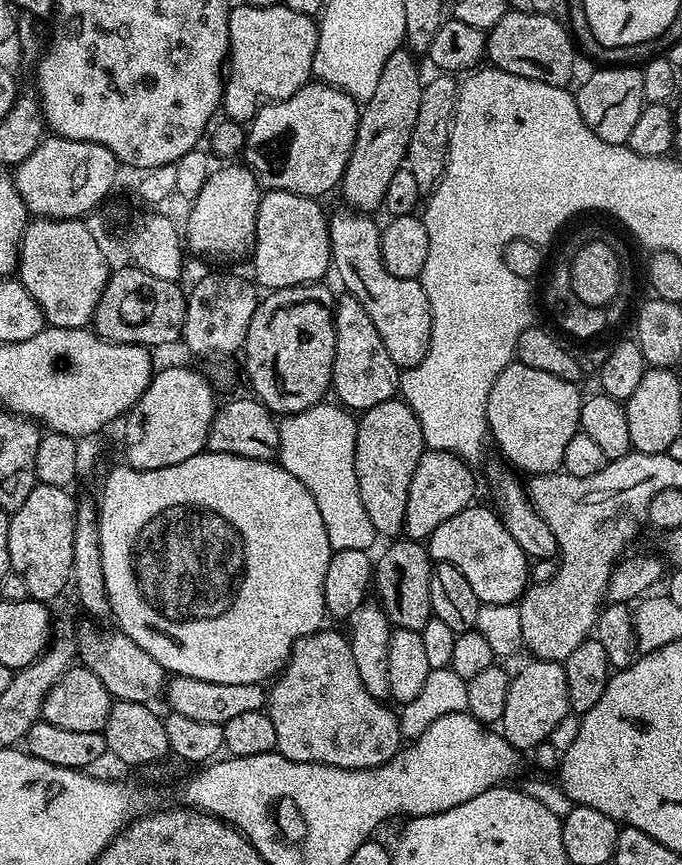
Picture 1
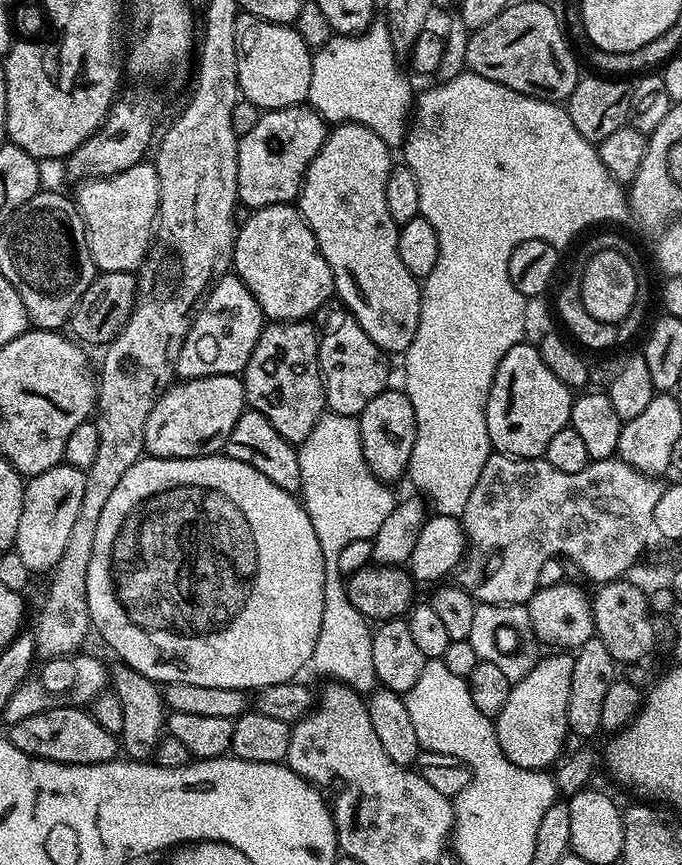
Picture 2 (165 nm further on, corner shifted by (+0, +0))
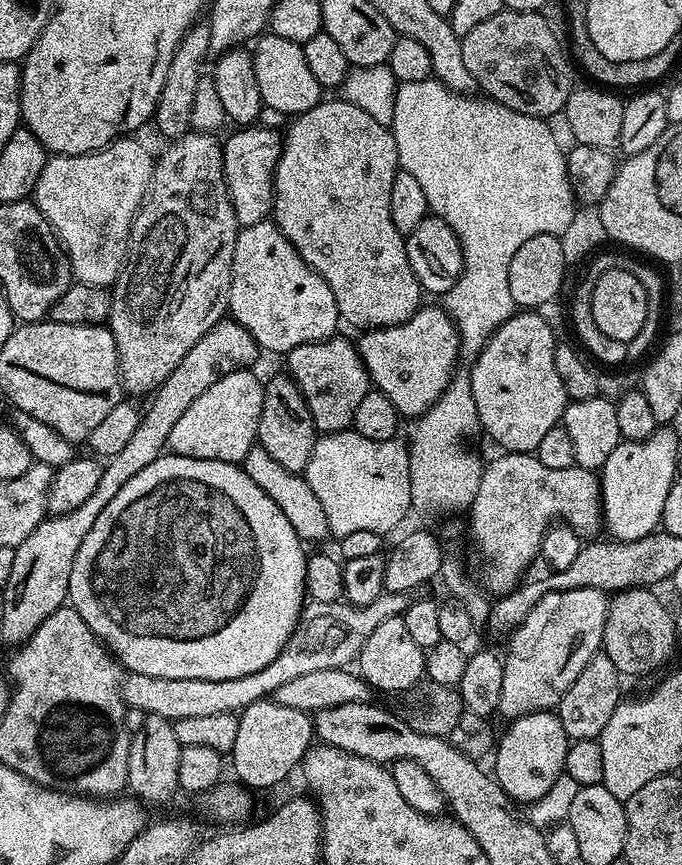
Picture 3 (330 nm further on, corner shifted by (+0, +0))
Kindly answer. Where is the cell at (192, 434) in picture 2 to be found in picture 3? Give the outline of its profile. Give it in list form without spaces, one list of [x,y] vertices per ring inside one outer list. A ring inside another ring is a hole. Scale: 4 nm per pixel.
[[[255,371],[231,372],[226,378],[218,378],[210,390],[205,390],[189,408],[182,413],[182,418],[174,422],[174,430],[170,430],[168,448],[177,456],[198,458],[199,460],[217,460],[227,464],[240,464],[251,448],[257,447],[258,426],[264,401],[264,384],[255,376]]]

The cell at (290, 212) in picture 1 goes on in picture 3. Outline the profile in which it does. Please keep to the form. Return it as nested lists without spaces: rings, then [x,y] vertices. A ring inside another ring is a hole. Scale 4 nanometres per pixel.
[[[271,219],[263,220],[257,224],[245,224],[236,233],[234,258],[232,259],[232,277],[230,278],[230,294],[228,295],[228,312],[230,313],[231,319],[237,320],[243,328],[250,330],[254,342],[265,353],[280,352],[280,354],[286,354],[290,350],[294,350],[294,346],[302,346],[303,344],[309,344],[315,340],[326,340],[337,331],[336,324],[339,325],[341,323],[338,302],[334,302],[334,290],[330,290],[326,278],[319,276],[315,270],[300,257],[298,250],[286,238],[286,234],[282,234],[282,230]]]

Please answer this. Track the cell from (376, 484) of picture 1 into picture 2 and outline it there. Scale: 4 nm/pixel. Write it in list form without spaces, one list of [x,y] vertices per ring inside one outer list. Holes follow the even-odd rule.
[[[385,390],[378,394],[362,410],[358,417],[360,422],[360,437],[362,438],[362,454],[370,466],[370,470],[379,480],[393,482],[408,471],[410,454],[414,450],[416,437],[416,419],[414,406],[408,401],[403,391]]]

